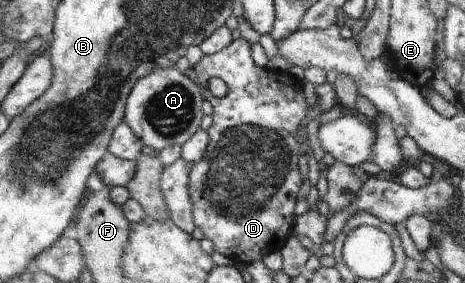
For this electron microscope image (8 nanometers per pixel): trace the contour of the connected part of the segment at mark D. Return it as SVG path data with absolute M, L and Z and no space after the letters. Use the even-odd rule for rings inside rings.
M239 37L218 53L203 55L191 66L207 102L212 106L212 123L206 129L207 148L203 158L192 164L190 169L192 224L211 242L215 252L227 256L236 265L245 266L261 260L269 252L281 250L285 240L292 236L293 206L302 182L297 170L301 148L294 134L307 110L300 80L289 72L256 66L249 56L249 47L250 44ZM209 78L223 80L227 86L225 96L215 98L211 95L207 89Z

